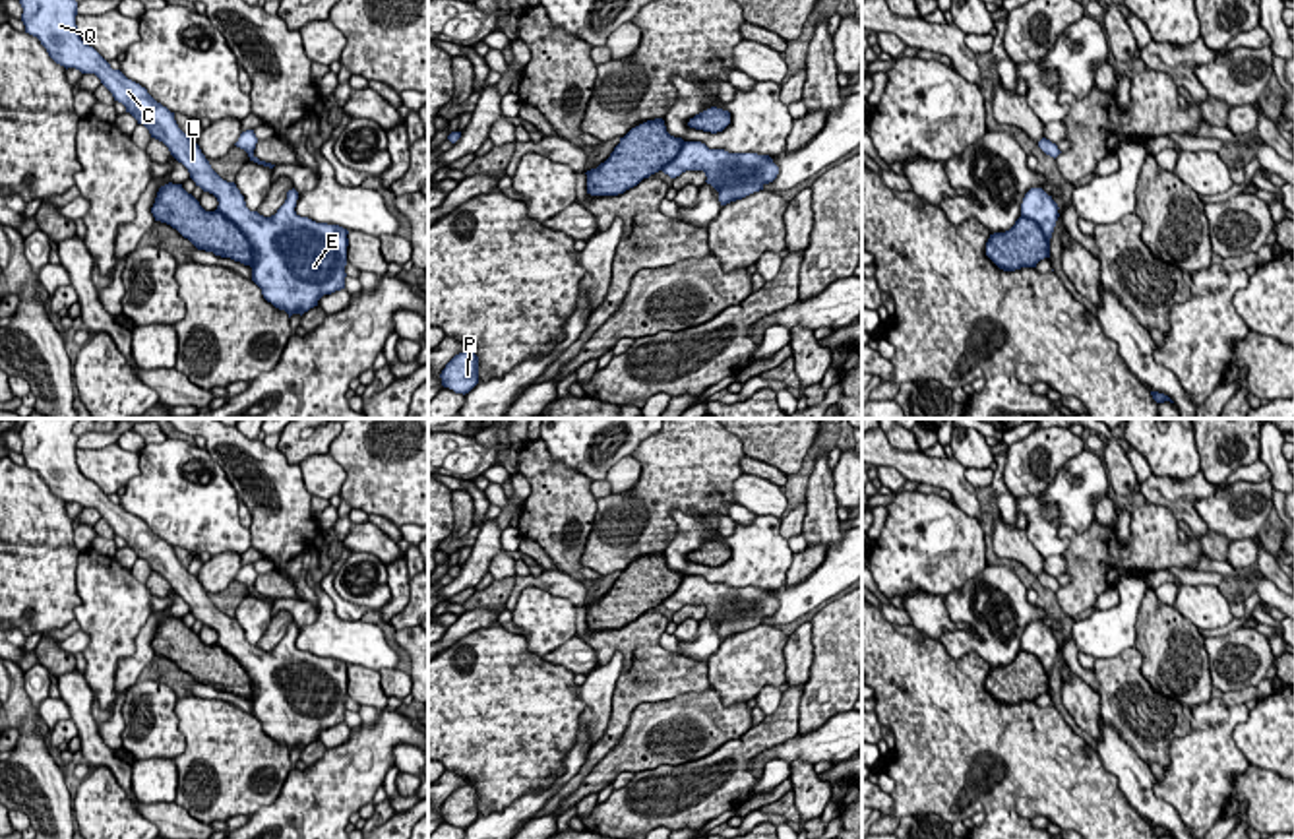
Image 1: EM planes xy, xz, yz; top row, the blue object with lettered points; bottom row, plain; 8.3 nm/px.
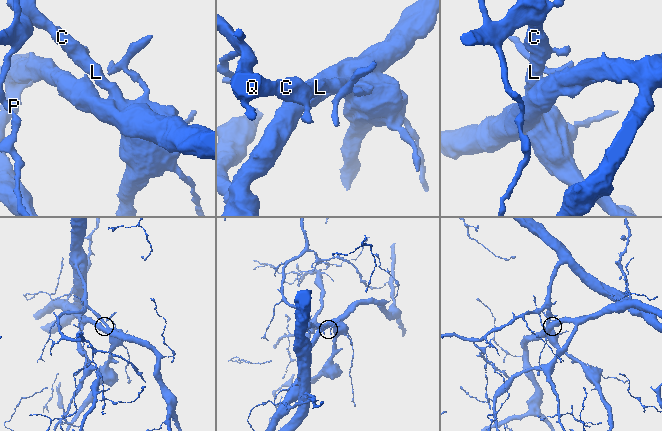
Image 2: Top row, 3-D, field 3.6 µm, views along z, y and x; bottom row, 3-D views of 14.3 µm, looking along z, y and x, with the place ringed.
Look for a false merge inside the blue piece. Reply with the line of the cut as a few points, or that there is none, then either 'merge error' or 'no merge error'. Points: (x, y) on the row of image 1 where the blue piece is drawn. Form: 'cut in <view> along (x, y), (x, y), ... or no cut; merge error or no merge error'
cut in xy along (217, 208), (248, 243), (250, 264); merge error

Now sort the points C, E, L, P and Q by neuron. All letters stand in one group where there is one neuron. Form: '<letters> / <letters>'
C E L Q / P

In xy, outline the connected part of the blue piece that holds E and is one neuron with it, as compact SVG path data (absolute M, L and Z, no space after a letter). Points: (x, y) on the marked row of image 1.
M19 0L25 33L37 37L48 56L81 74L95 74L126 107L151 138L163 141L203 192L217 198L217 209L232 221L252 246L252 281L275 308L304 314L318 306L324 295L345 289L349 231L339 225L300 217L294 207L298 192L287 192L275 215L263 217L246 207L234 182L223 180L209 165L200 145L184 134L174 112L157 103L145 87L128 79L87 43L76 25L76 0Z

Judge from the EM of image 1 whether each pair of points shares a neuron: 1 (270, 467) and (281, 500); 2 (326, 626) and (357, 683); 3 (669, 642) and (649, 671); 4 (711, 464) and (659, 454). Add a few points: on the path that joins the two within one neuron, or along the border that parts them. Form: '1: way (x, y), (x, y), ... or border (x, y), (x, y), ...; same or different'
1: way (270, 475), (276, 493); same
2: border (349, 663), (378, 671); different
3: border (665, 630), (659, 642), (675, 653); different
4: way (698, 464), (673, 462); same

